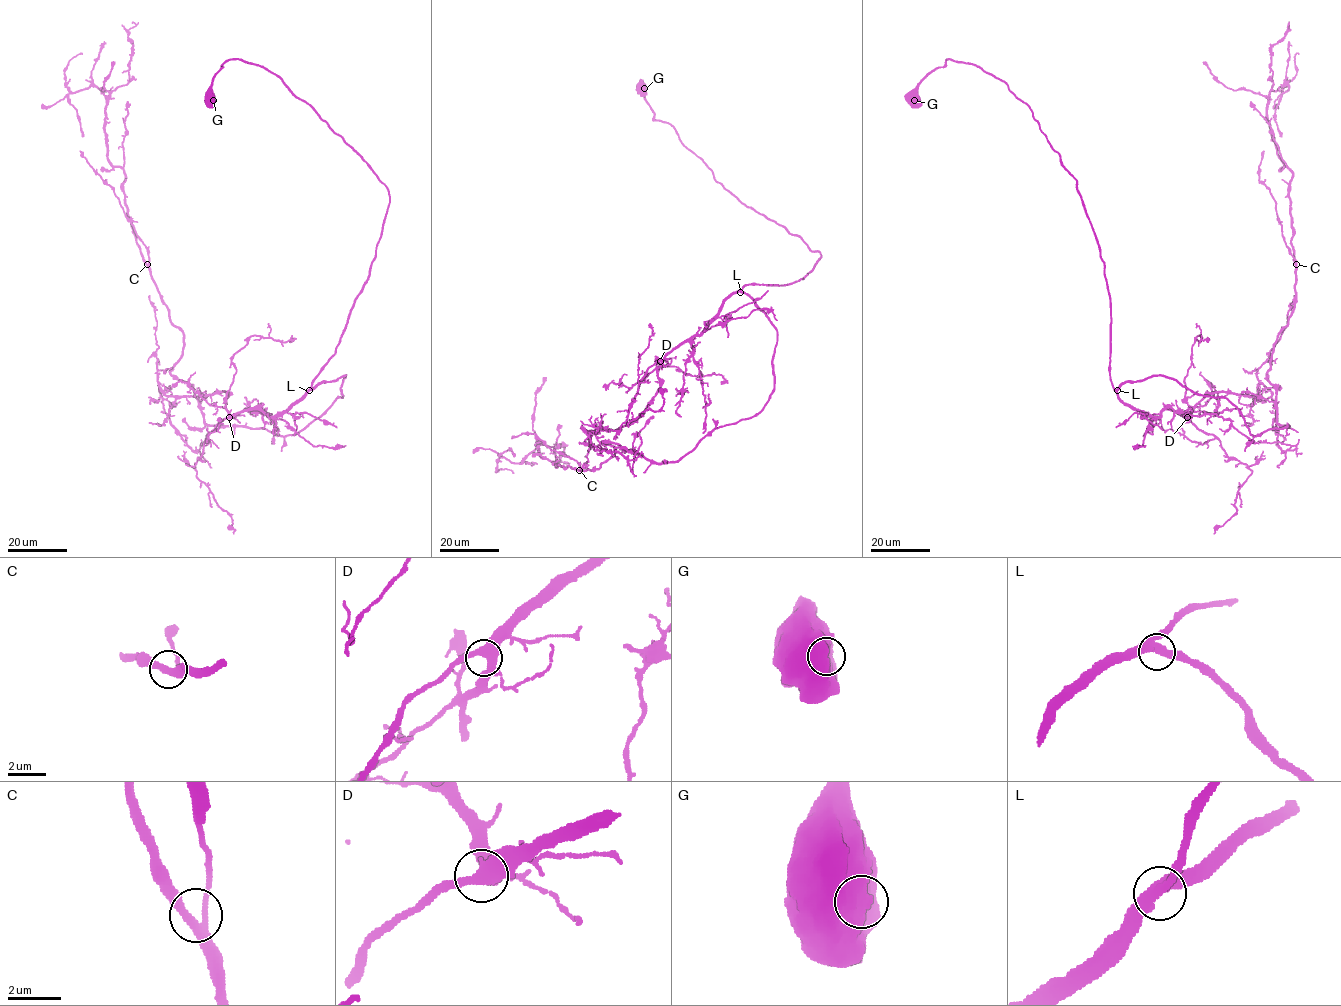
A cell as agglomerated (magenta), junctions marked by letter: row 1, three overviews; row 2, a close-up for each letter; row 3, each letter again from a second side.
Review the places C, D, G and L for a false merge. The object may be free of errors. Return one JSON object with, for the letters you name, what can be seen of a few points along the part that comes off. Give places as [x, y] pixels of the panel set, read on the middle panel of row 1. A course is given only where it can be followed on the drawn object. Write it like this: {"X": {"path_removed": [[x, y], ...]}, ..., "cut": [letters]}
{"cut": []}

